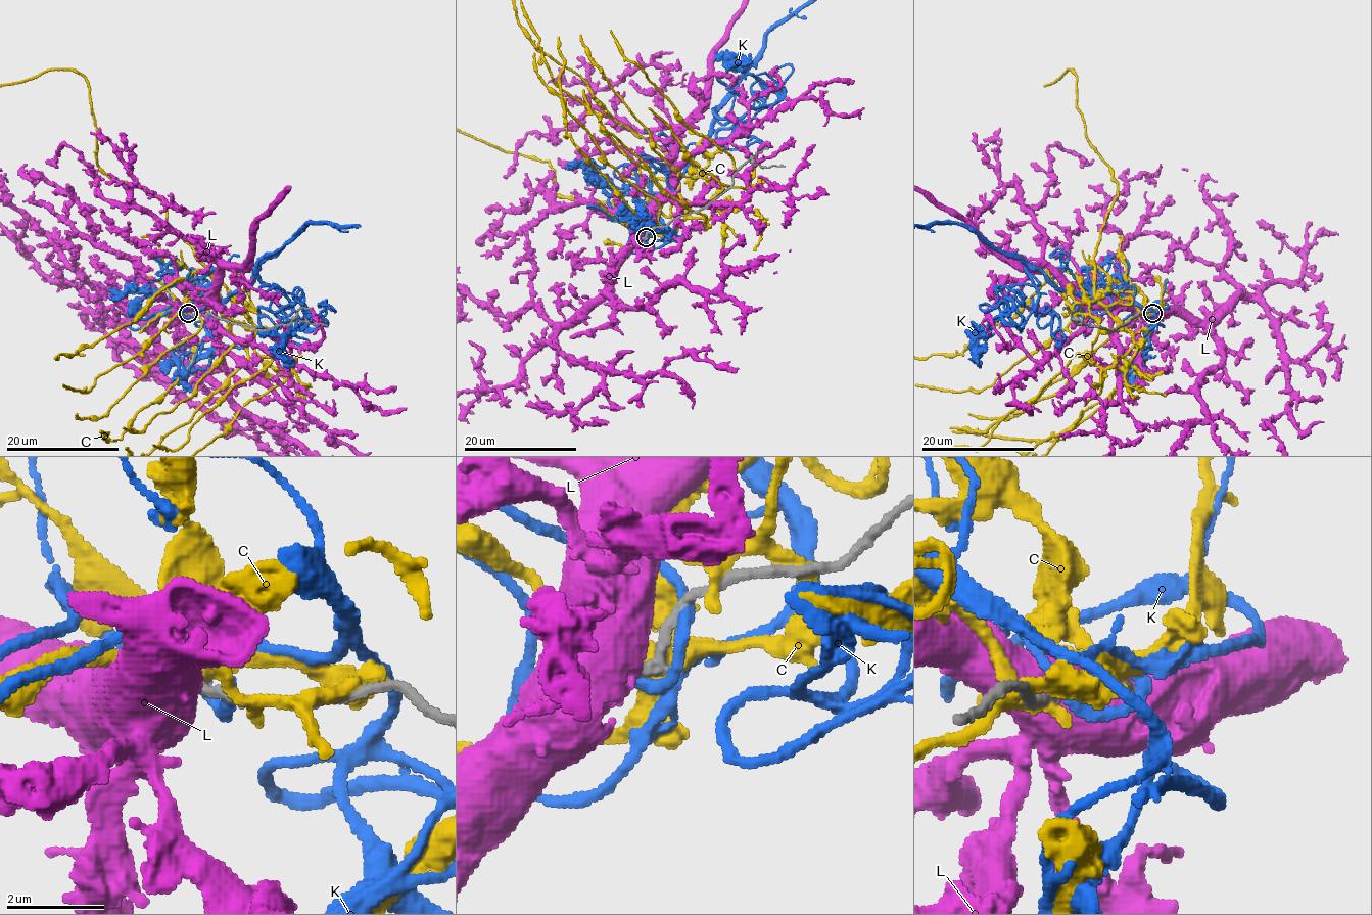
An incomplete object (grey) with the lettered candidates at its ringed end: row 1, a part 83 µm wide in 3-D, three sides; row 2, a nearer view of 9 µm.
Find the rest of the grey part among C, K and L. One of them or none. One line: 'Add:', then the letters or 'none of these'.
Add: none of these

